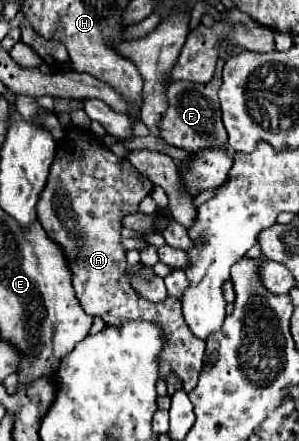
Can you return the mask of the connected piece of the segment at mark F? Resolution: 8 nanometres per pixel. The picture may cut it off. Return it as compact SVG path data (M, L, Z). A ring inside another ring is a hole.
M223 60L217 62L215 76L207 84L195 84L195 82L171 82L169 84L167 88L169 108L159 122L159 134L167 144L183 148L187 152L227 146L227 132L221 122L219 98L217 98L219 84L221 84L221 70L223 70Z

